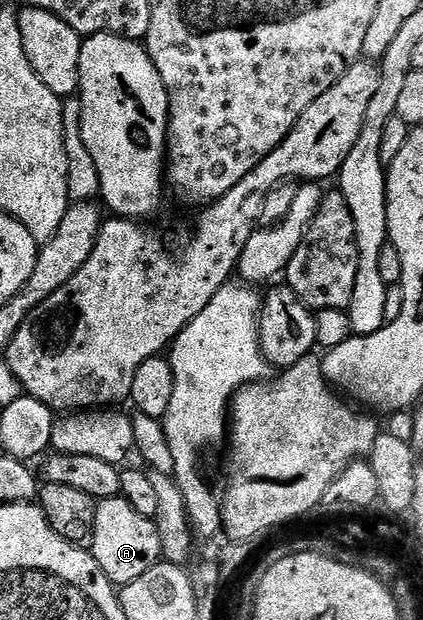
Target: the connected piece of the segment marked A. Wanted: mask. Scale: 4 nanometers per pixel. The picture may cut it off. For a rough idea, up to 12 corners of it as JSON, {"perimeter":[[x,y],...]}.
{"perimeter":[[97,500],[89,552],[119,588],[162,559],[154,519]]}

